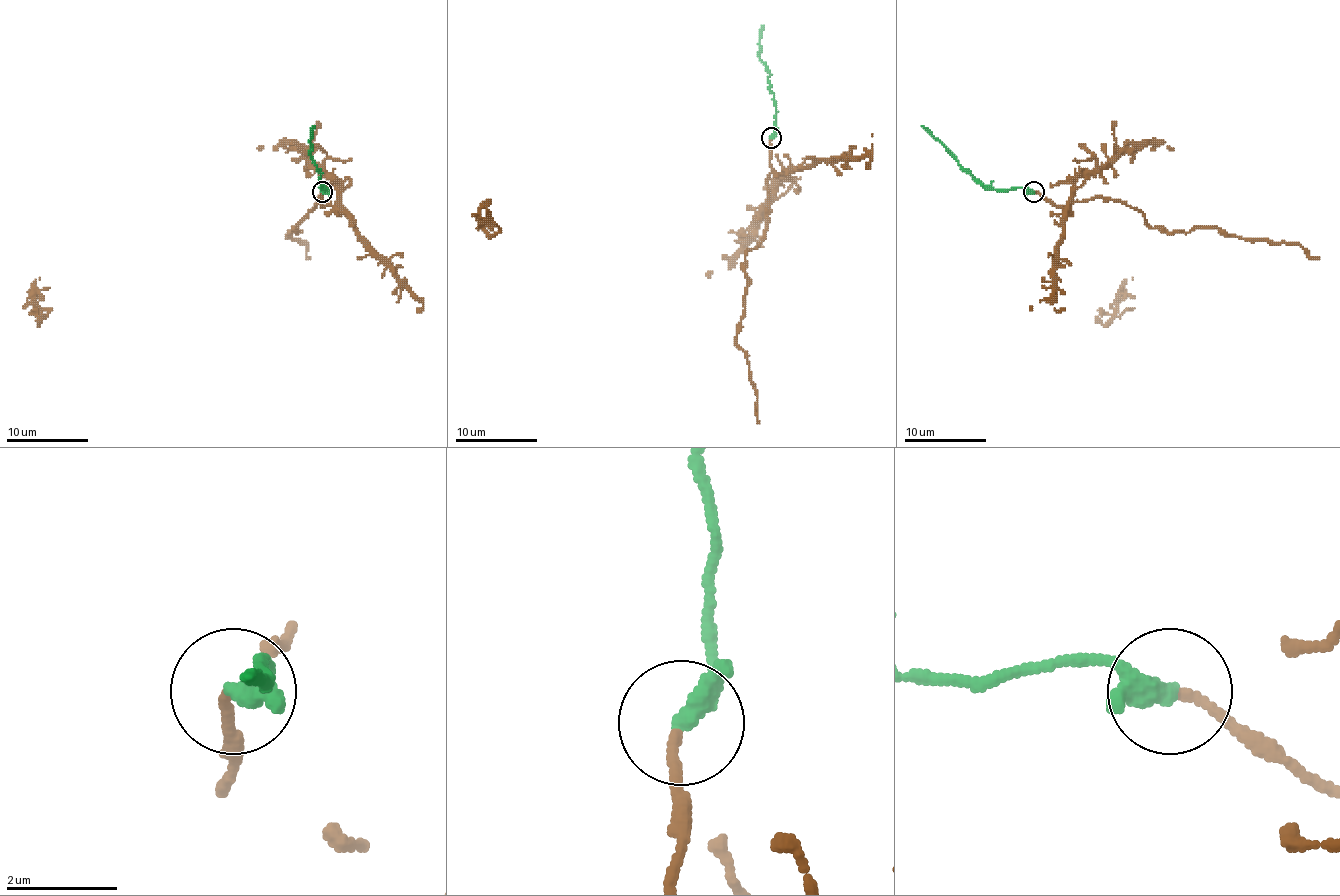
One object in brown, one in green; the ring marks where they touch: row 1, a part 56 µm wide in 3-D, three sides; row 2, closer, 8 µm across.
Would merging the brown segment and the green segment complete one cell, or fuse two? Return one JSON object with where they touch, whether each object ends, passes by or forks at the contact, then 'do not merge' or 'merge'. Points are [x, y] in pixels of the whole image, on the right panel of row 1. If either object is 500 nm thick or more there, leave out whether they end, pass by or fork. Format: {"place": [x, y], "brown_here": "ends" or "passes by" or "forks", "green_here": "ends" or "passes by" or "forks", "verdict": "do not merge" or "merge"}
{"place": [1033, 192], "brown_here": "ends", "green_here": "passes by", "verdict": "merge"}

